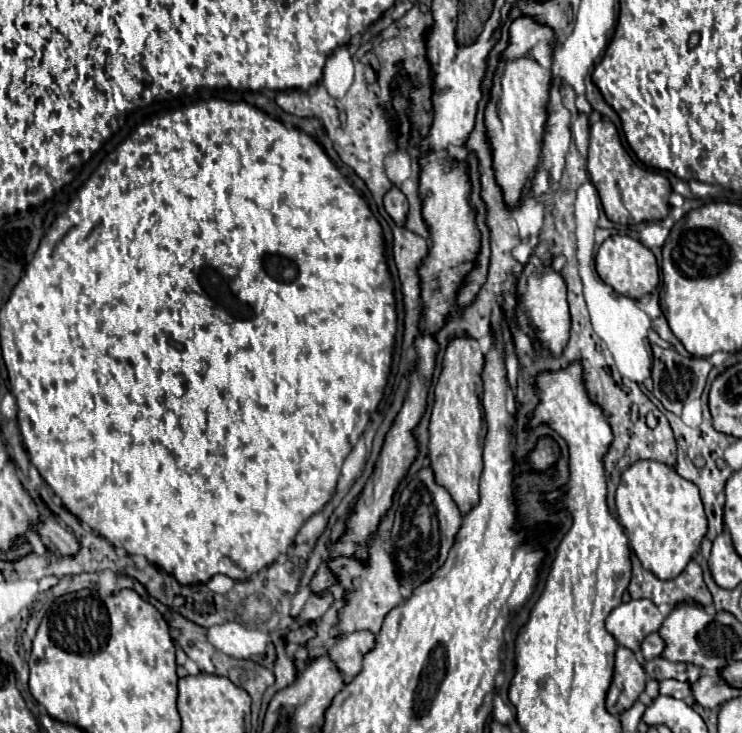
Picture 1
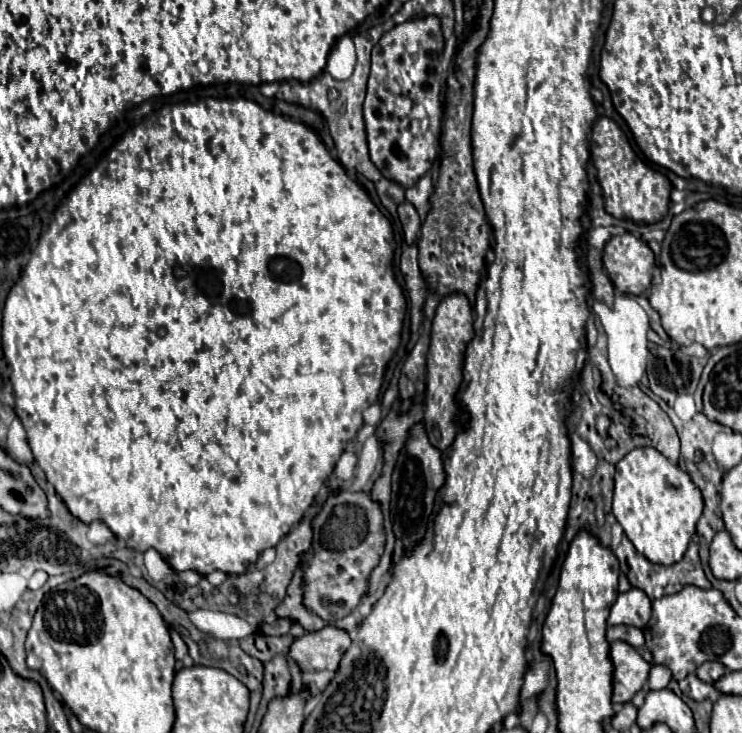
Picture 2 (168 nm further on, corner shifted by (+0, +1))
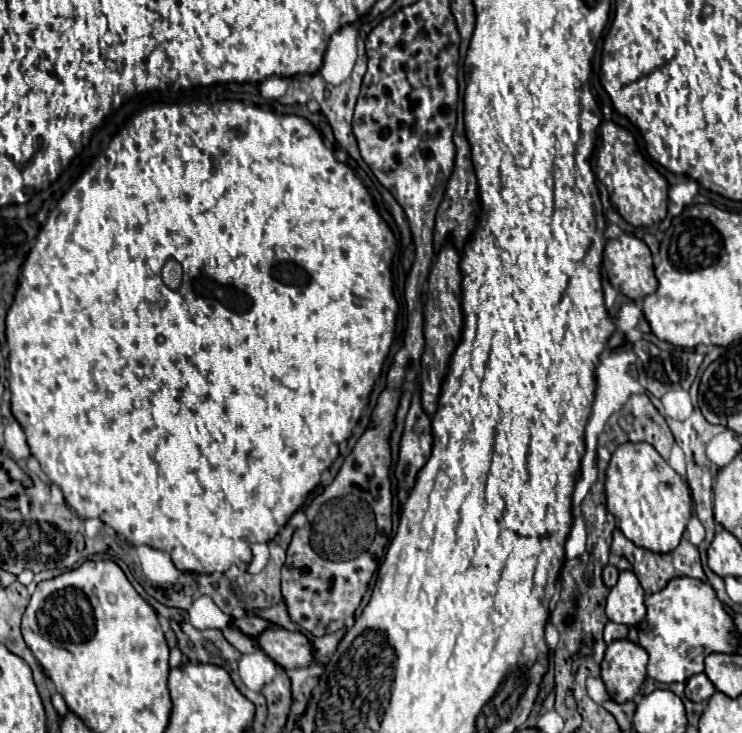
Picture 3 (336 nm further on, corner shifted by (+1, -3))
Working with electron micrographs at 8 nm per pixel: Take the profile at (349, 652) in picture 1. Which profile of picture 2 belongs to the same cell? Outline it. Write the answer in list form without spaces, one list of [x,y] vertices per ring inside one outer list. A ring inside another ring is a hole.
[[[327,625],[321,631],[295,637],[289,647],[289,657],[301,667],[301,671],[335,671],[349,645],[351,637],[347,631]]]

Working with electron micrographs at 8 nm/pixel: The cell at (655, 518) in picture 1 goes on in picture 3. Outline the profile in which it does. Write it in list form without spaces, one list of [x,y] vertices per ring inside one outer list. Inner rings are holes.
[[[624,443],[614,451],[606,471],[606,499],[608,511],[616,517],[618,529],[626,535],[626,539],[630,539],[636,547],[660,555],[670,553],[680,545],[680,539],[686,531],[686,523],[692,517],[692,497],[686,481],[648,443]]]

